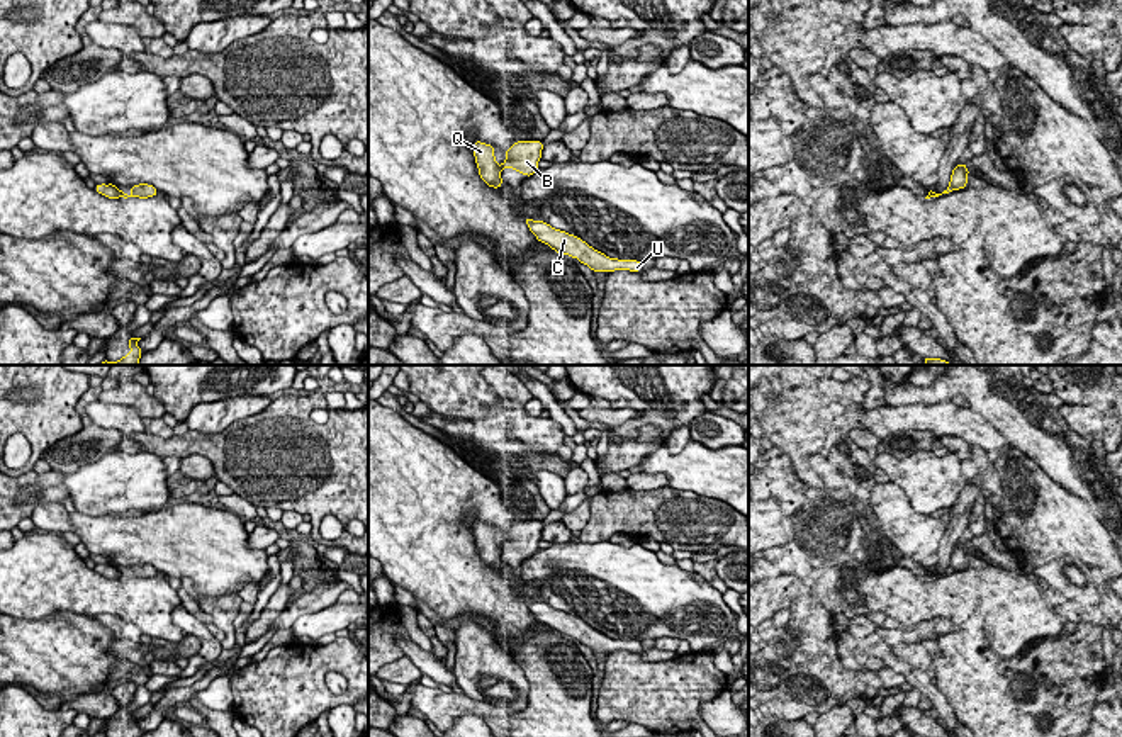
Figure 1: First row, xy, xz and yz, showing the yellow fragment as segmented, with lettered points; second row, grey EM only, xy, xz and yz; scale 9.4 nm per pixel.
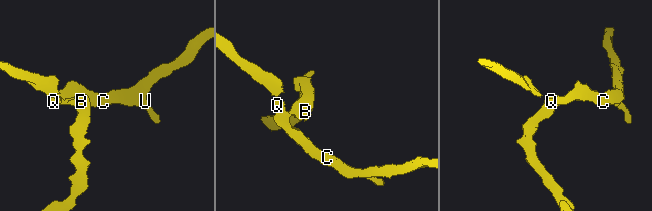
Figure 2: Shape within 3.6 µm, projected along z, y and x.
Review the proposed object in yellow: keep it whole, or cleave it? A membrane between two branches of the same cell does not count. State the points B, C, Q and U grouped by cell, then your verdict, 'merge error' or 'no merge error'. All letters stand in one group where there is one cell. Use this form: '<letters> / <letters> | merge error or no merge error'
B / C Q U | merge error

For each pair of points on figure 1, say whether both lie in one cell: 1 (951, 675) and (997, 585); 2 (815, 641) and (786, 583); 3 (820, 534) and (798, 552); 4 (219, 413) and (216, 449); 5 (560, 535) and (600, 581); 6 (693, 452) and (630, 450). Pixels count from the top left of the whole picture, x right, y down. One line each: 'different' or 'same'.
1: different
2: different
3: same
4: different
5: different
6: different

